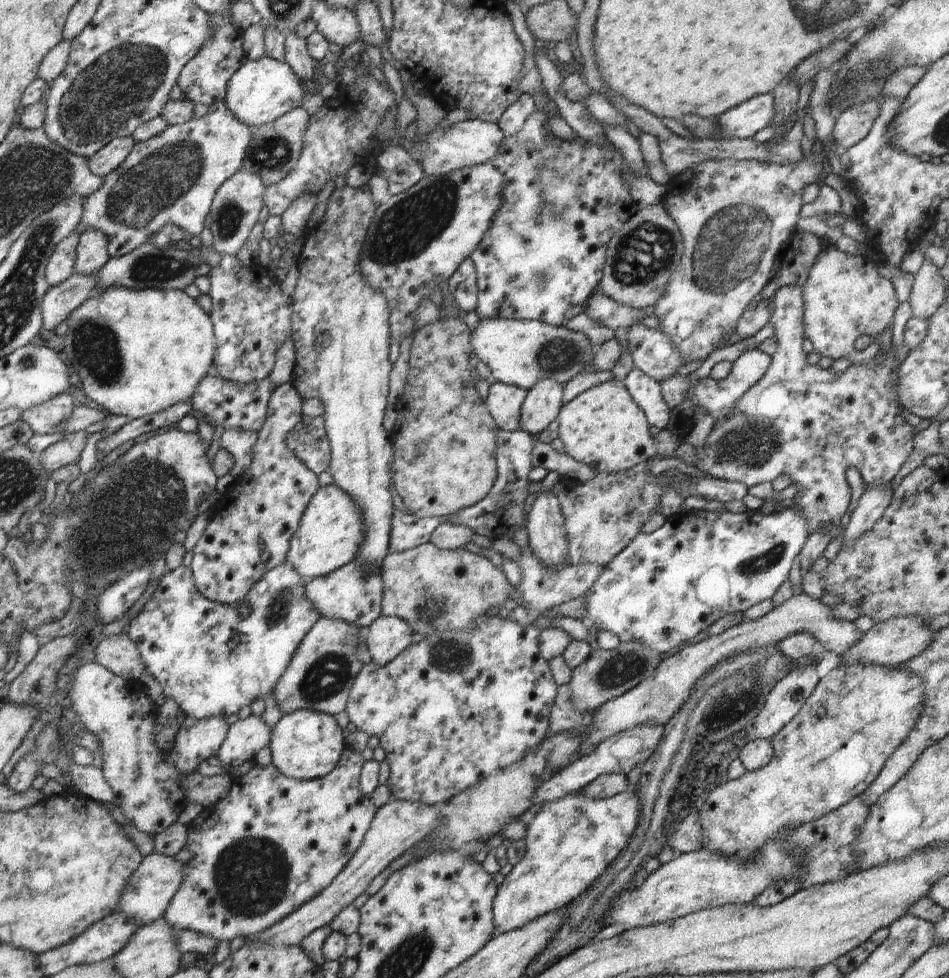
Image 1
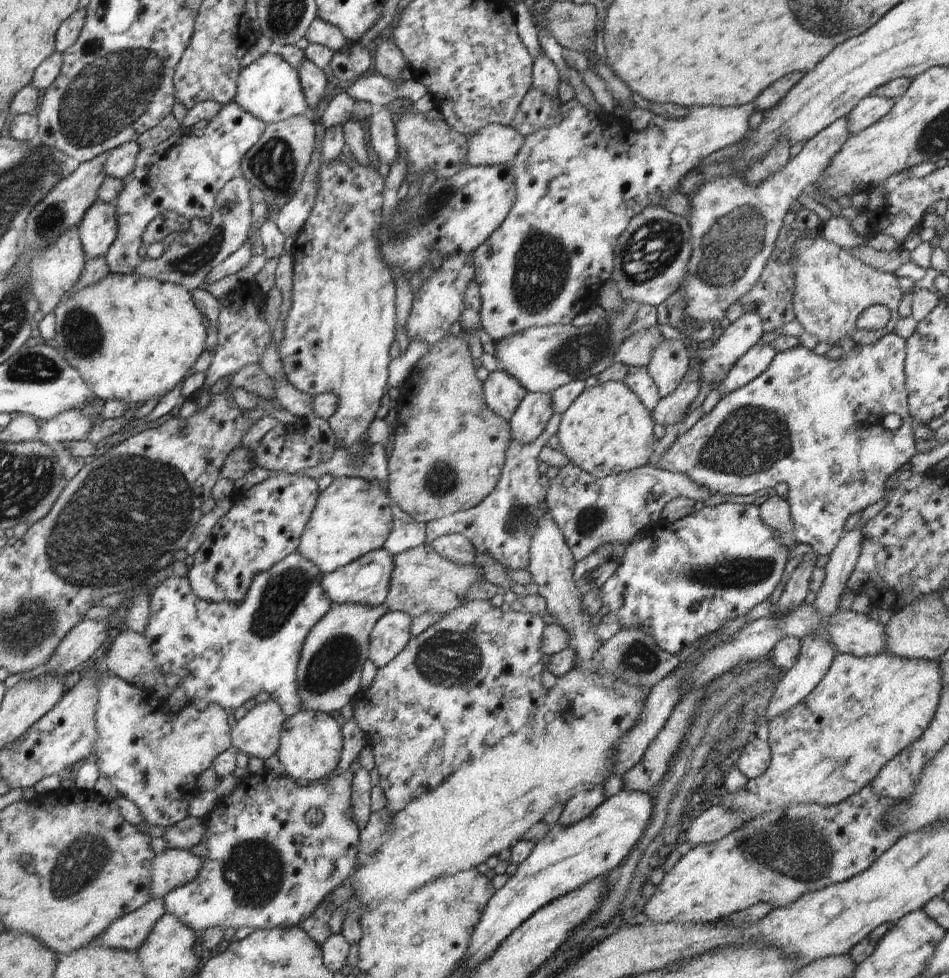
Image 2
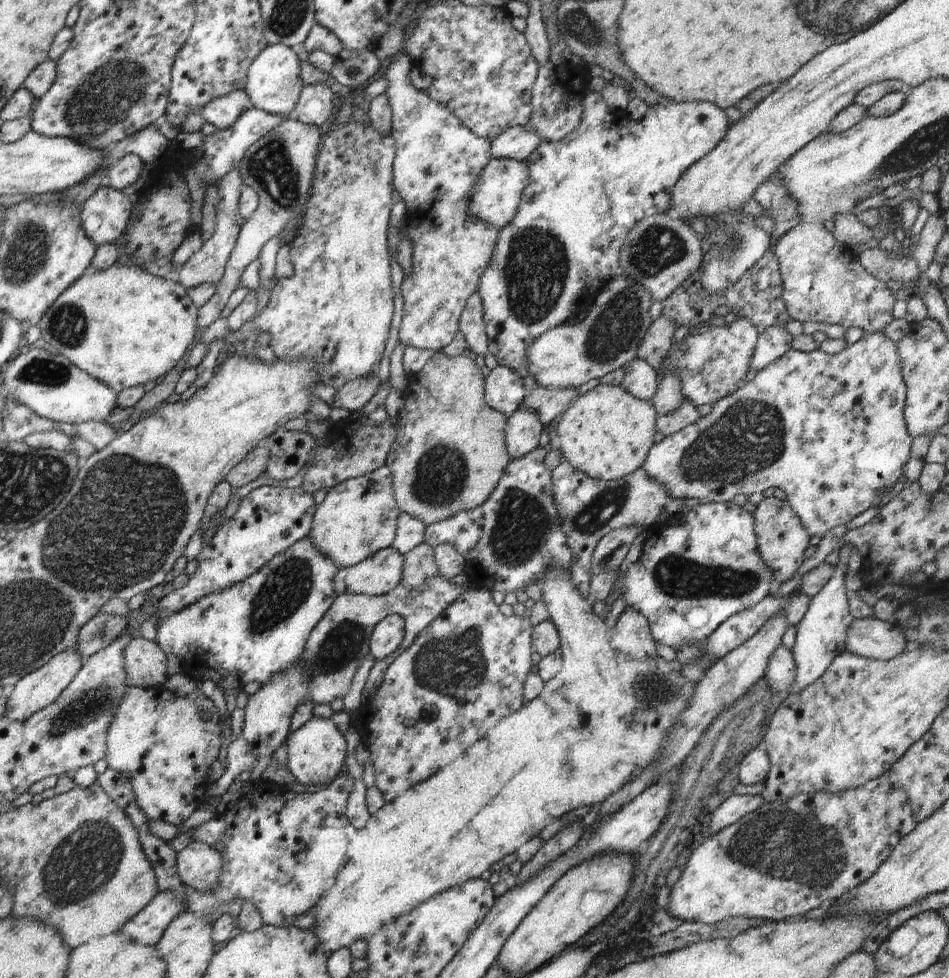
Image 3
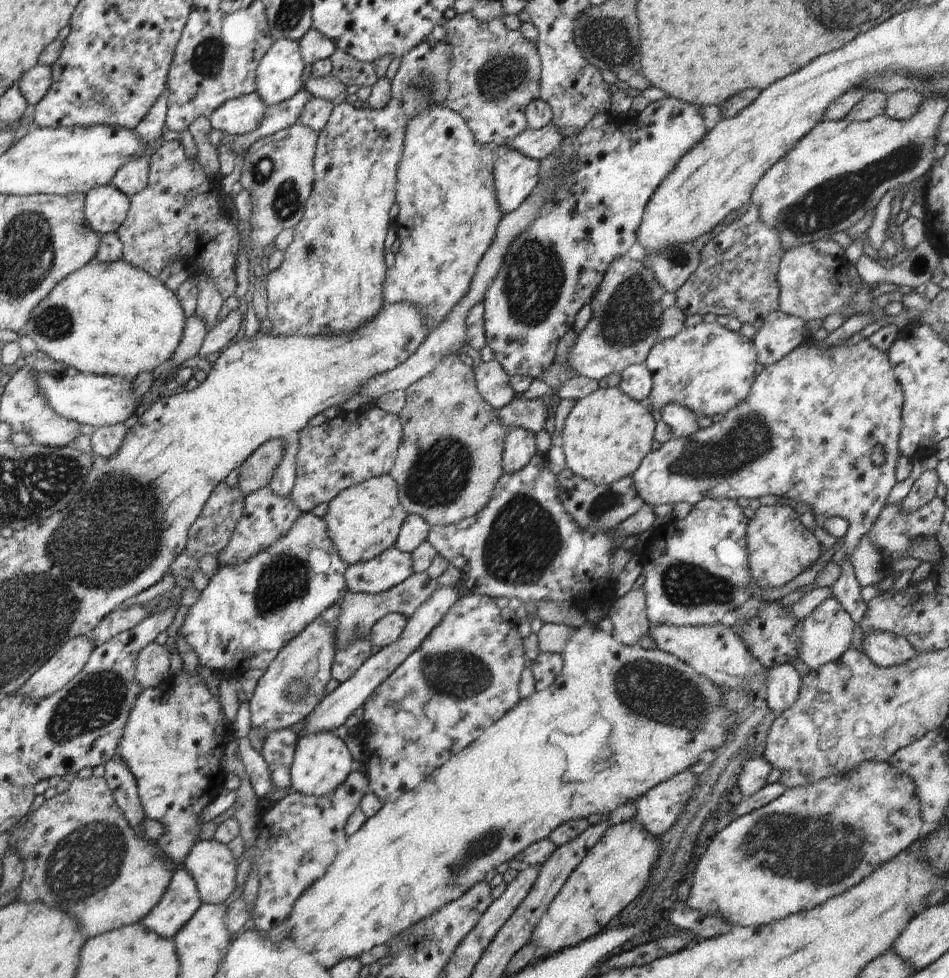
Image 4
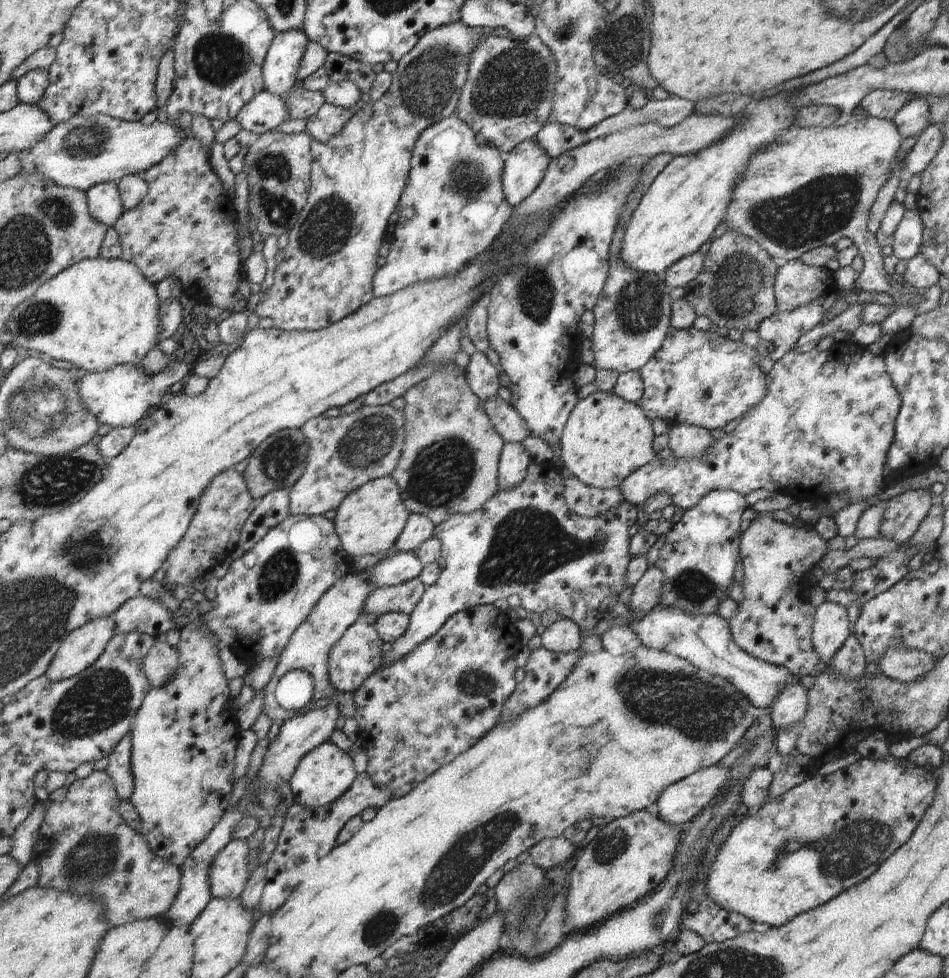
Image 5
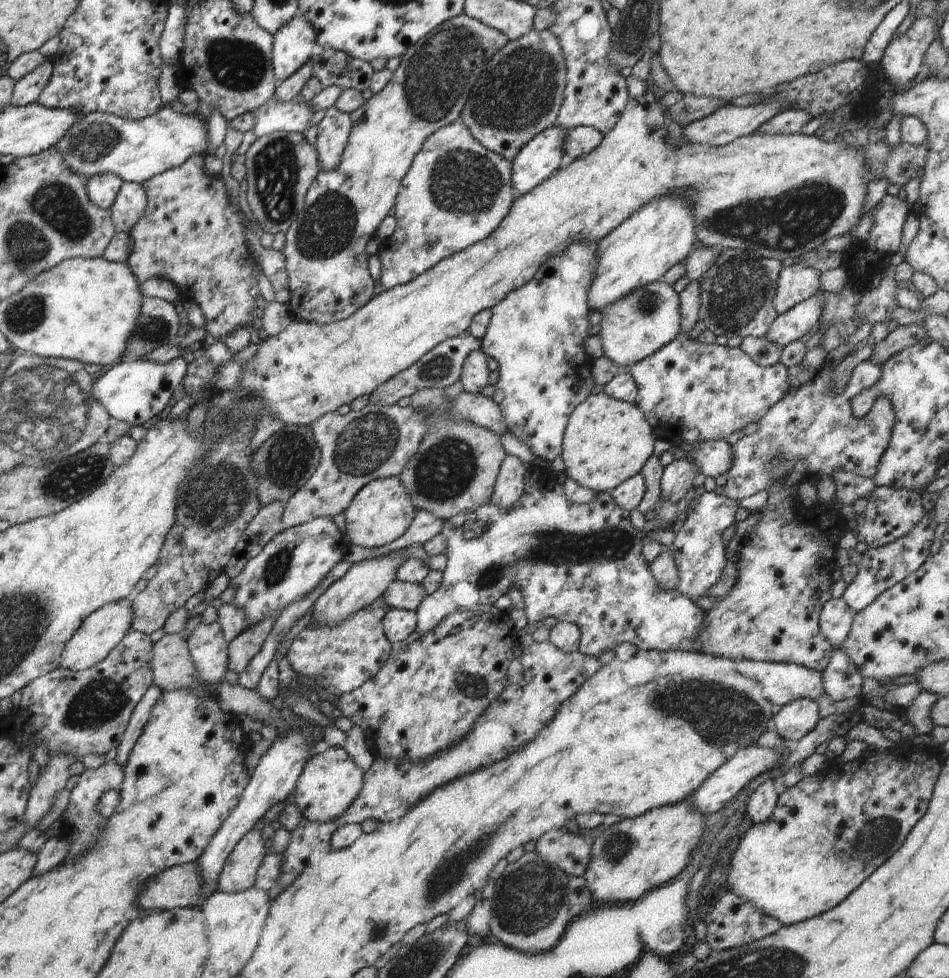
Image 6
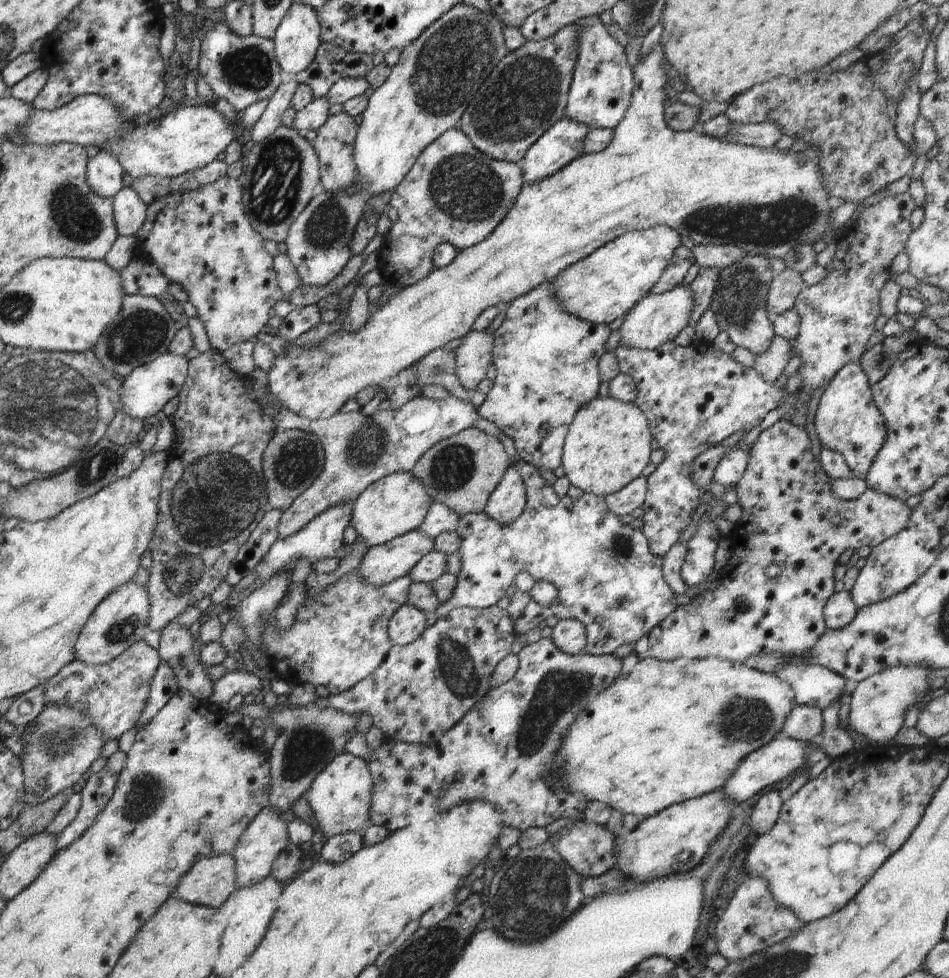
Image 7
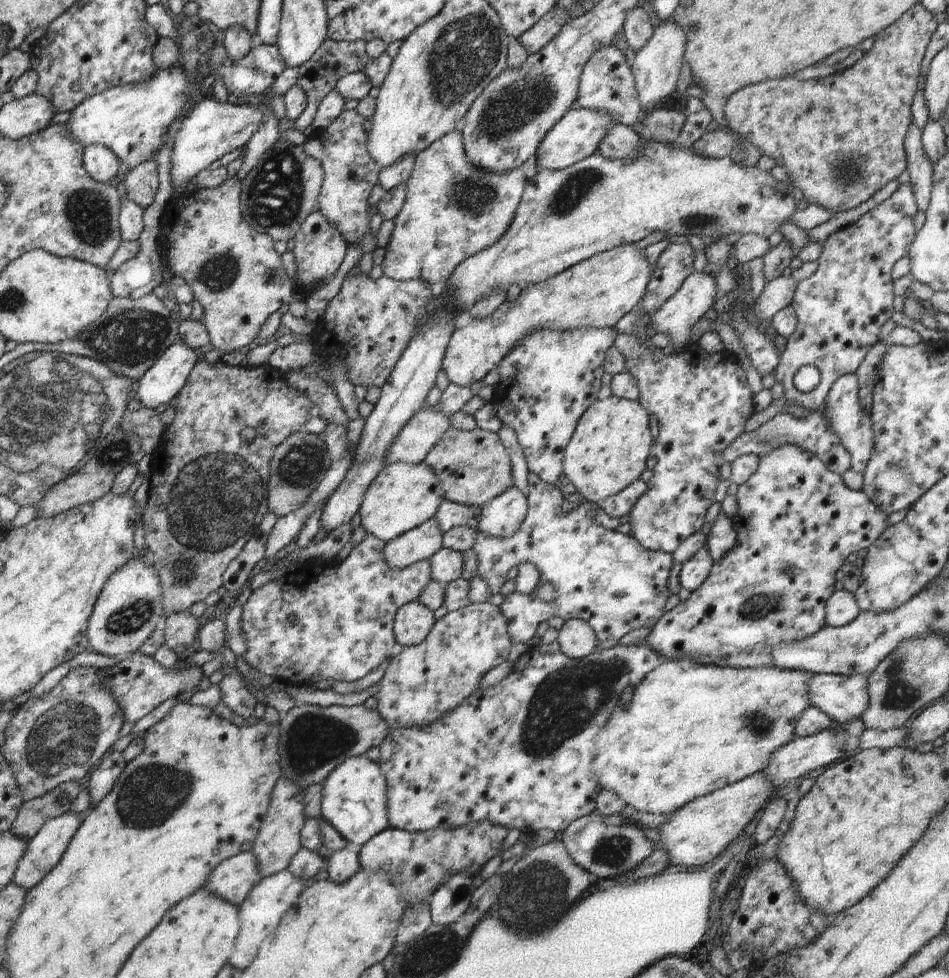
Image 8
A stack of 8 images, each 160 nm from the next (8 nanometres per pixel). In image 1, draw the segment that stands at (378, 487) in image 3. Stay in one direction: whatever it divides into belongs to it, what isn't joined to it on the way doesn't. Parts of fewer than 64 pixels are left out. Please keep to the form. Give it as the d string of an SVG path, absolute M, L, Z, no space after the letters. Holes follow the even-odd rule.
M336 483L319 487L308 503L298 528L290 541L287 560L301 577L311 580L348 564L358 556L365 539L361 510Z

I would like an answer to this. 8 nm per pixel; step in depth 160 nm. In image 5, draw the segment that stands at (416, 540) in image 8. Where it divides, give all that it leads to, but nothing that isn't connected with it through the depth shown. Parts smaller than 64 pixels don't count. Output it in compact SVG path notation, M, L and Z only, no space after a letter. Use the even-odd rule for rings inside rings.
M350 572L344 578L330 587L315 604L315 607L309 612L307 619L294 631L290 637L286 648L280 653L279 663L277 664L274 676L265 686L265 700L263 711L272 720L283 723L285 720L296 715L304 714L309 710L317 708L319 702L334 702L344 705L344 716L352 717L354 714L353 693L343 693L336 690L329 679L328 672L328 652L331 651L332 645L346 632L349 626L352 626L358 620L358 617L364 611L368 596L374 592L377 586L369 581L369 578L360 572ZM301 670L307 672L314 679L313 694L310 702L304 708L298 710L286 710L282 708L275 697L275 688L278 681L289 672Z

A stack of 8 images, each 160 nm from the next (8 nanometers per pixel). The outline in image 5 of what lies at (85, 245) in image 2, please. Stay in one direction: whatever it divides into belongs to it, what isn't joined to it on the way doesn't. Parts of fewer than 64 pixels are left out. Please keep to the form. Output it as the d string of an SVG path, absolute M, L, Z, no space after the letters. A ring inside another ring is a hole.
M103 182L89 188L85 193L90 214L107 227L113 226L123 213L117 185L113 182Z

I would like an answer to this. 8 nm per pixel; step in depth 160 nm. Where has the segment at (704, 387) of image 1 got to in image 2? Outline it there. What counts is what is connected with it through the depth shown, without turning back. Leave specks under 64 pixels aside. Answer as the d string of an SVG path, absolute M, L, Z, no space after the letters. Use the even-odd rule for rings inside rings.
M762 340L756 343L735 362L724 380L717 386L721 390L724 389L722 396L758 378L770 366L776 353L776 348L771 343L765 343Z

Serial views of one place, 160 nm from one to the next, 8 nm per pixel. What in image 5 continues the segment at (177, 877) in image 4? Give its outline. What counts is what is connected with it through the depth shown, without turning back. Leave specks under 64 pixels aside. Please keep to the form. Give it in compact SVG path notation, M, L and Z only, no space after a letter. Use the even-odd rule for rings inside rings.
M238 808L226 811L218 824L210 831L210 834L191 852L191 855L183 862L181 868L181 886L173 900L172 906L164 918L174 919L177 923L191 925L196 917L206 908L213 897L209 883L209 868L214 857L232 840L235 826L246 817Z

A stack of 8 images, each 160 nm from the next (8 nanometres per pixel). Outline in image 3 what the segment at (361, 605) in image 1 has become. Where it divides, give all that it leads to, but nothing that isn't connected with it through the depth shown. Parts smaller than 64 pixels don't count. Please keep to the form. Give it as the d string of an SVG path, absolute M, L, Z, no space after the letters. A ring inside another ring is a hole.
M386 547L361 563L337 570L333 589L339 594L383 595L401 584L404 555Z

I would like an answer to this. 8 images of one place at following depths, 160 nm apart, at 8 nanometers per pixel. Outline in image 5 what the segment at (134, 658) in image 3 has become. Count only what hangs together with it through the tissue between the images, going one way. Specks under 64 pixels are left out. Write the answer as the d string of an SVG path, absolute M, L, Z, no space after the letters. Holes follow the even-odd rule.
M156 641L143 660L145 675L151 686L156 688L172 682L178 667L178 649L166 641Z

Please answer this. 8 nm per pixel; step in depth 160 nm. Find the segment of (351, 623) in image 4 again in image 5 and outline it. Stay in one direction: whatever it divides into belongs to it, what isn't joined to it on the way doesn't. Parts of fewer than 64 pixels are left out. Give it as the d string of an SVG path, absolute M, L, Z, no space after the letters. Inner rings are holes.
M419 578L399 585L376 587L368 596L362 613L370 613L377 618L389 612L406 613L410 616L426 589Z

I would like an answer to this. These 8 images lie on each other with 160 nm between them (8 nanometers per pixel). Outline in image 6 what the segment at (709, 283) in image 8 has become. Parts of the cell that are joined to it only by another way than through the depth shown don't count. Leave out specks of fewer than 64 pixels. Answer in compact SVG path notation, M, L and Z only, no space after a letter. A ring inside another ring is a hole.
M664 279L634 289L624 298L614 301L600 316L595 317L595 324L600 324L601 328L599 336L604 356L613 360L622 370L643 361L682 332L679 308L679 293Z

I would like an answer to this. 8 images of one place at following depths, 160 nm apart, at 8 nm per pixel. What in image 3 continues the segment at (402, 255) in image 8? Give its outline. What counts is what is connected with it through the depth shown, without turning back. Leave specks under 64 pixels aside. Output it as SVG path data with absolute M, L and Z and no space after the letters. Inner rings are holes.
M402 51L383 64L380 74L388 81L385 93L393 112L390 132L396 141L393 188L396 197L406 204L406 220L402 228L411 229L406 233L411 237L412 270L404 276L400 286L404 306L399 342L404 346L440 351L454 340L467 298L477 292L480 277L490 264L499 237L499 229L469 215L474 185L491 159L491 140L476 136L445 105L412 86L409 79L411 68L411 59Z

